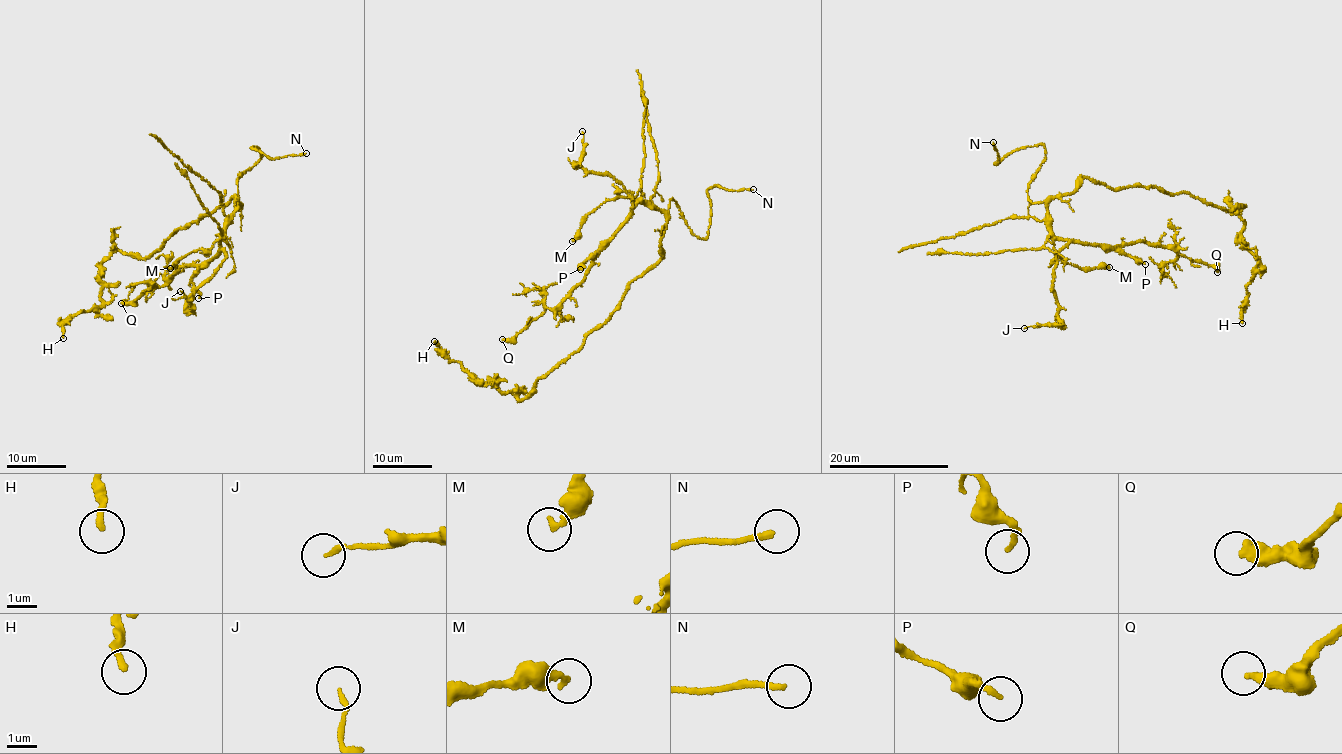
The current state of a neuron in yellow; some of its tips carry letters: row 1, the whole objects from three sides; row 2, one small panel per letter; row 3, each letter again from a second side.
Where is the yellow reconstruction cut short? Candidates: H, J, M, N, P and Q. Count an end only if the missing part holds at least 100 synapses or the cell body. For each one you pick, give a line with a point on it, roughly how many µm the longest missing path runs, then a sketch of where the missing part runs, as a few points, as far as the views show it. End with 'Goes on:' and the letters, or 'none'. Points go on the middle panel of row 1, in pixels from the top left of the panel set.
N: at (753, 189); about 7 µm are missing; missing branch runs (753, 189), (769, 190), (774, 200), (780, 198)
Goes on: N

